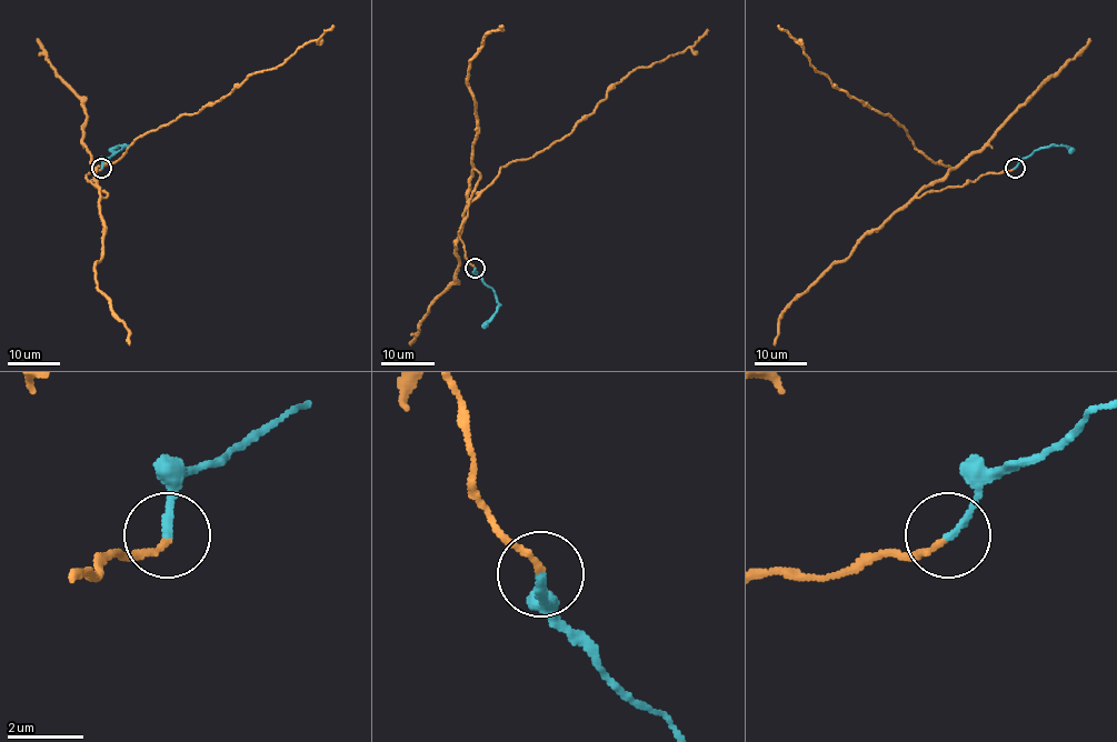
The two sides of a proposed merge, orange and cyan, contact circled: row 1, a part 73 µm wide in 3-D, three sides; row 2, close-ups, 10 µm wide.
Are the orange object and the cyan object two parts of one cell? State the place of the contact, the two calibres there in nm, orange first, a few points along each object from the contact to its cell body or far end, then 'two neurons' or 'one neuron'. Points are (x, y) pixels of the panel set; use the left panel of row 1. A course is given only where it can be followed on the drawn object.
at (101, 168); 150 nm thick on the orange side, 200 nm on the other; orange runs (102, 169), (86, 176), (102, 198), (97, 168), (333, 26); cyan runs (102, 168), (102, 162), (126, 144), (109, 150); one neuron

